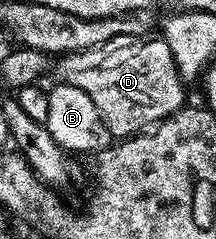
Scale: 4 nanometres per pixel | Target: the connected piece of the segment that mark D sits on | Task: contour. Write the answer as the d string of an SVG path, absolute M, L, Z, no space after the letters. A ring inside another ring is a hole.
M118 36L93 49L65 52L55 61L55 79L90 94L90 102L105 116L114 138L135 136L185 107L186 82L180 77L174 54L170 54L170 46L163 38L152 39Z

